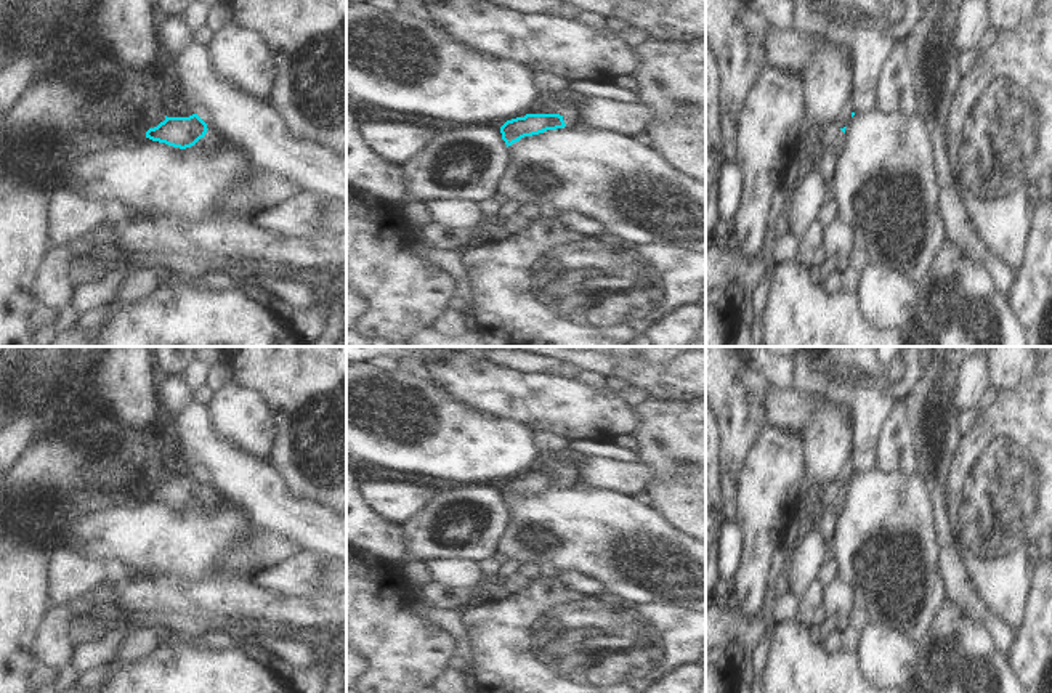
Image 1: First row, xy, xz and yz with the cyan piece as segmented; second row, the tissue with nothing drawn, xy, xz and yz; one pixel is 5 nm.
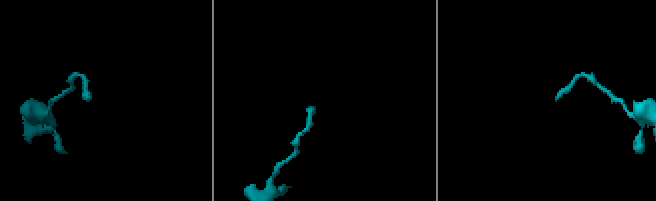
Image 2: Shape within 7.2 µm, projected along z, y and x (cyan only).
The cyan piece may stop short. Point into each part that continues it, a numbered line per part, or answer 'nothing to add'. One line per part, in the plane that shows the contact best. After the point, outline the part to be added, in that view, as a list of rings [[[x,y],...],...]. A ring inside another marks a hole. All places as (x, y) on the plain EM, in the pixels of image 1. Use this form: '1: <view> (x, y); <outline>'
1: xy (212, 501); [[[207,489],[205,496],[197,500],[204,512],[216,512],[221,505],[225,505],[225,497],[221,497],[216,491]]]

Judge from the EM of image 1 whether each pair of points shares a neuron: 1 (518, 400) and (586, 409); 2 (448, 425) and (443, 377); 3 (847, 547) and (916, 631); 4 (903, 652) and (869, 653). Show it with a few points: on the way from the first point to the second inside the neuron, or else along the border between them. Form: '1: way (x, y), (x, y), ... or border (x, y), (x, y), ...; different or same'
1: way (534, 400), (570, 409); same
2: border (428, 379), (456, 401), (477, 409); different
3: way (861, 573), (876, 613), (886, 623), (890, 623); same
4: way (895, 653), (878, 653); same

